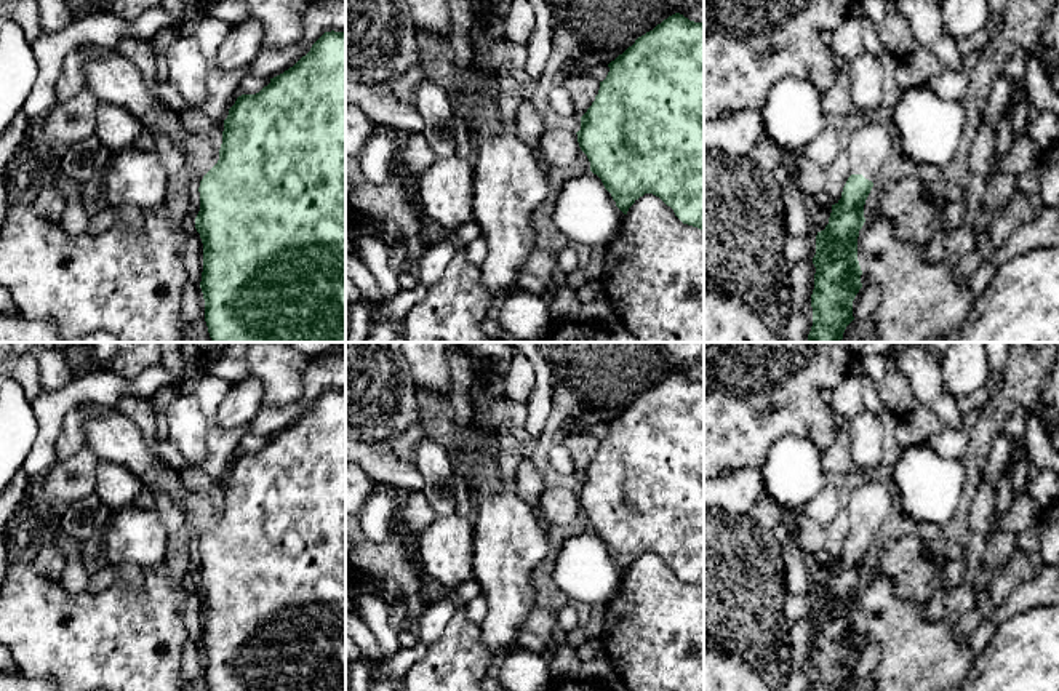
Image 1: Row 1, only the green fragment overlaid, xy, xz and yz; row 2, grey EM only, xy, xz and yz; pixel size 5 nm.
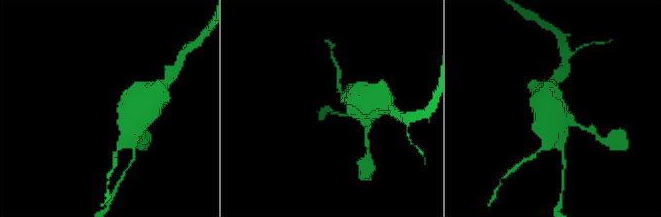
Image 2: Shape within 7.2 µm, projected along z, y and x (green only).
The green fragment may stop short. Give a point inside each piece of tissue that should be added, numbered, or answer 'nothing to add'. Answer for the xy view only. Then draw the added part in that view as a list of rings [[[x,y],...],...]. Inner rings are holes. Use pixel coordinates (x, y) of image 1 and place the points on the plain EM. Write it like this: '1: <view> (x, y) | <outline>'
1: xy (111, 435) | [[[107,408],[96,416],[82,421],[86,448],[98,459],[120,464],[136,473],[144,486],[157,485],[173,496],[187,521],[208,531],[216,518],[216,509],[206,493],[190,493],[179,475],[160,454],[158,441],[147,443],[133,419],[115,408]]]

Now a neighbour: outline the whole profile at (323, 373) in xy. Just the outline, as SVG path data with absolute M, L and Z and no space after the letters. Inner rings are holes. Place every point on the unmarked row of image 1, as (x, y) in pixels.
M346 350L310 358L301 384L302 395L299 400L283 406L261 408L248 425L248 432L259 437L274 437L306 414L325 390L346 390Z

